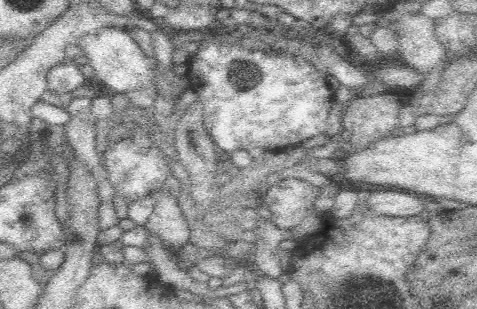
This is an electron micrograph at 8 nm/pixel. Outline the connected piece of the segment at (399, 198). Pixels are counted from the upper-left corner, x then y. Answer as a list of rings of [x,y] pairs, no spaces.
[[[382,190],[373,192],[372,197],[366,200],[368,209],[386,216],[418,216],[424,212],[428,197],[417,193],[398,192],[398,190]]]

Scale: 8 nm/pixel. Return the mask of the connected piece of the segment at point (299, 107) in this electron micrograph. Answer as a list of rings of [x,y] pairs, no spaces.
[[[214,38],[210,41],[203,40],[199,42],[198,52],[188,61],[186,74],[188,74],[189,88],[198,93],[198,104],[200,108],[202,108],[203,122],[210,134],[211,141],[216,144],[220,150],[225,151],[225,153],[228,152],[228,154],[230,154],[236,150],[248,150],[250,149],[248,146],[252,146],[252,144],[254,144],[254,147],[258,146],[258,148],[265,151],[282,151],[288,147],[300,146],[305,140],[326,132],[326,125],[334,100],[334,88],[330,87],[326,81],[326,77],[320,74],[314,67],[312,61],[306,61],[302,57],[295,56],[286,51],[284,55],[272,55],[261,51],[261,49],[229,44],[226,40]]]

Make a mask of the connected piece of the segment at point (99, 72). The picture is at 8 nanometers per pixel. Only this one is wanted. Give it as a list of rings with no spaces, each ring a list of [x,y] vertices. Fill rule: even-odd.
[[[103,26],[97,31],[81,36],[74,49],[80,49],[86,56],[87,63],[94,69],[95,84],[108,94],[128,92],[154,80],[155,70],[152,63],[144,56],[138,43],[126,28]]]

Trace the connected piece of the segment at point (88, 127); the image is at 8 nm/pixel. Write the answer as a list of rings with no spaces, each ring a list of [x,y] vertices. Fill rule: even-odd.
[[[80,115],[71,116],[65,125],[68,144],[74,148],[74,156],[82,160],[93,172],[100,166],[102,158],[96,151],[97,127],[94,120],[86,120]]]

